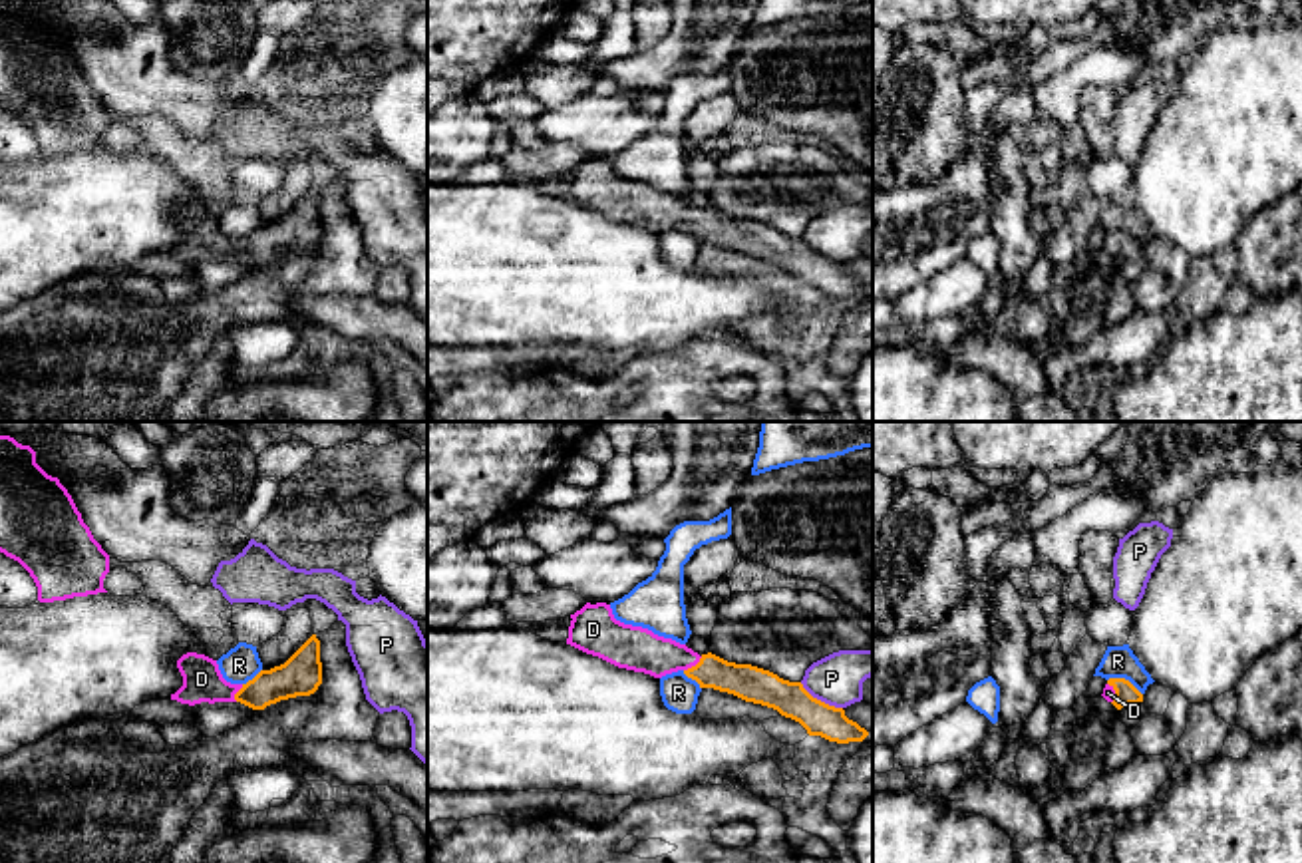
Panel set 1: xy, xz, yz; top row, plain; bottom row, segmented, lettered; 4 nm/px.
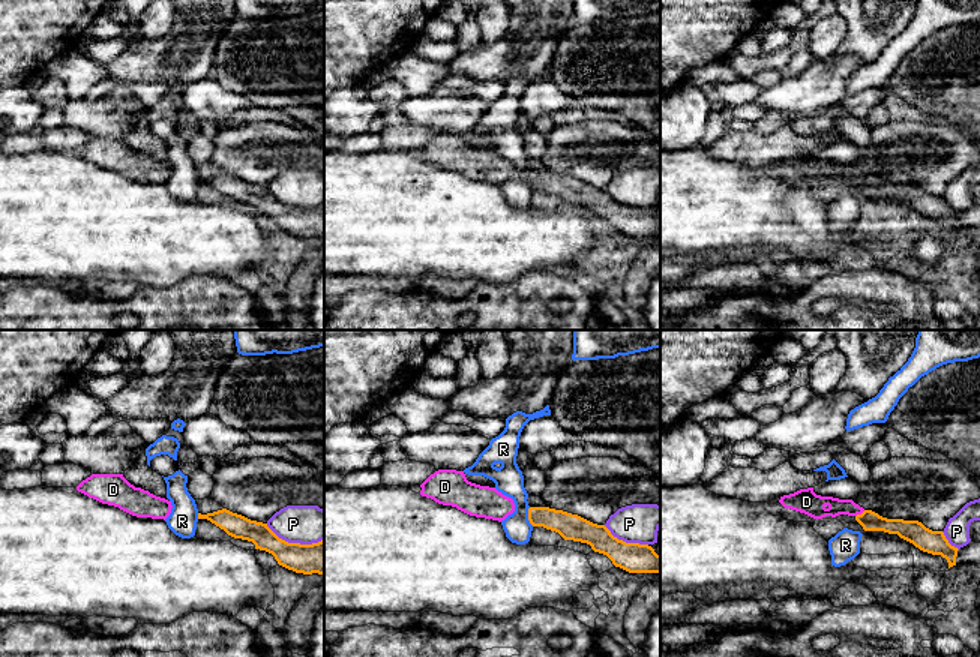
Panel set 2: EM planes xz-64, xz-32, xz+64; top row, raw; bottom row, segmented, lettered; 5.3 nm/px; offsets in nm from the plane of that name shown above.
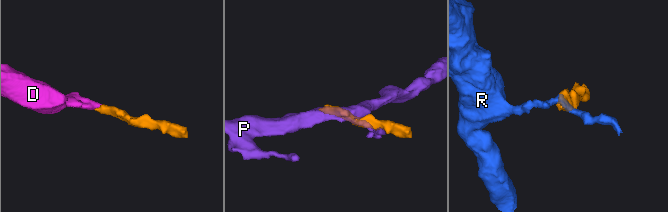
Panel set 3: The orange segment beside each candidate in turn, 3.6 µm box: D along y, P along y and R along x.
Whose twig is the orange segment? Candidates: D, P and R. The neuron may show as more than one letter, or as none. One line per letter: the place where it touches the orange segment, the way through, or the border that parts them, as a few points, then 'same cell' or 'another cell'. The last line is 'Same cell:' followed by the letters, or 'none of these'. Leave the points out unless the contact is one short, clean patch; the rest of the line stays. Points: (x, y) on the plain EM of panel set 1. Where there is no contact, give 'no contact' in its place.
D: contact xz (692, 221); way xz (744, 235), (692, 221), (637, 203); same cell
P: contact xz (819, 255); another cell
R: contact yz (1124, 233); border yz (1108, 233), (1126, 233), (1141, 249); another cell
Same cell: D

